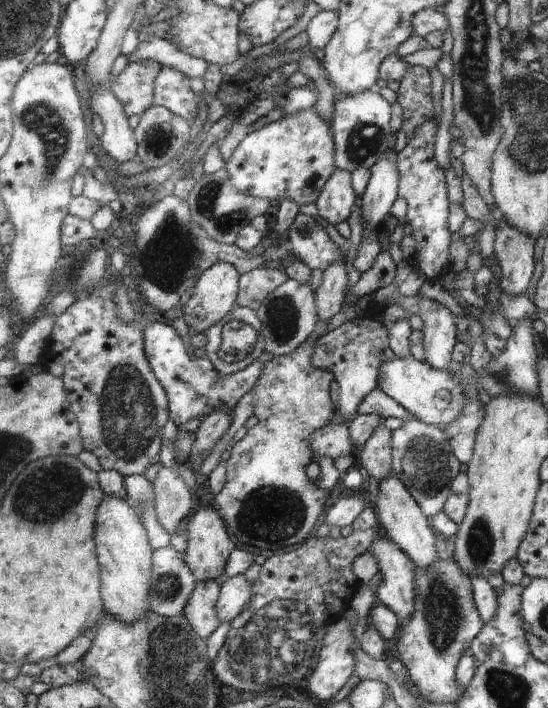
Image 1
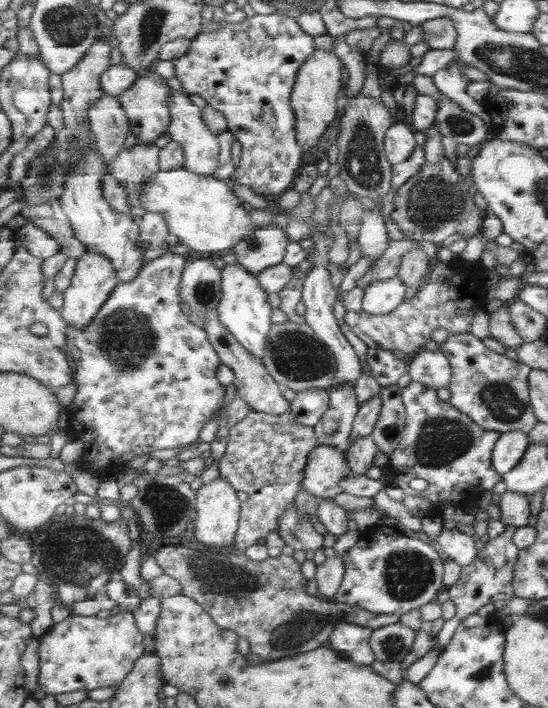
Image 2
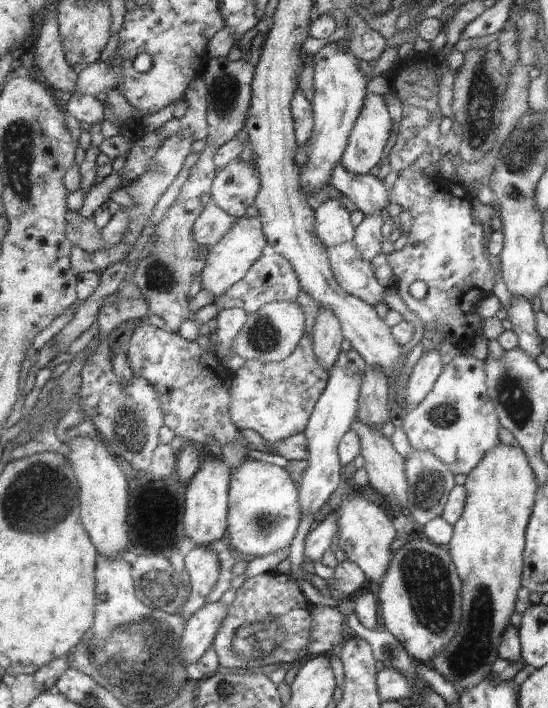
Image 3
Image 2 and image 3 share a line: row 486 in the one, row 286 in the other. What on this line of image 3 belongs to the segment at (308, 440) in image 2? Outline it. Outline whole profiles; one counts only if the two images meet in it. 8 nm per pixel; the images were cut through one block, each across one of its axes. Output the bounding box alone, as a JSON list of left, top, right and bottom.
[215,246,303,313]

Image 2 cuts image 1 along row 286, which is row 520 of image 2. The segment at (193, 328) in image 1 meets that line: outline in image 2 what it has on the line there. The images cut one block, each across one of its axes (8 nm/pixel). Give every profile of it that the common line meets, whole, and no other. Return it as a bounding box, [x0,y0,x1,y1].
[194,476,242,550]

